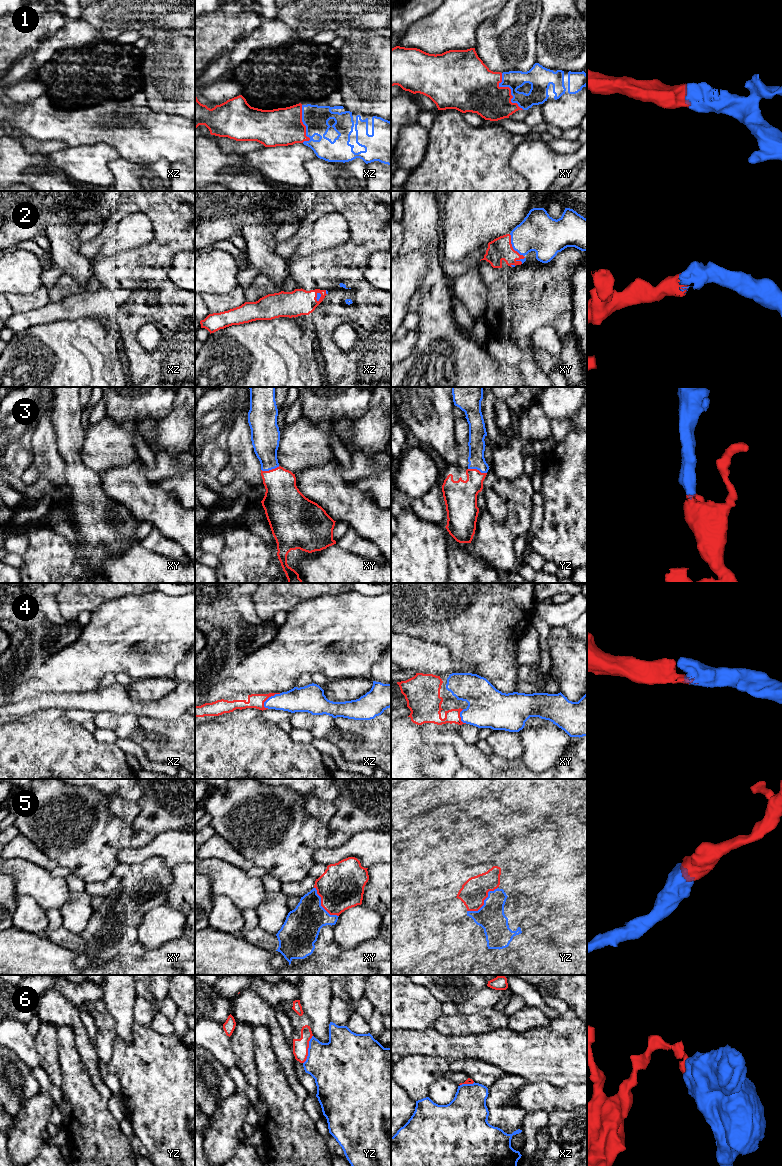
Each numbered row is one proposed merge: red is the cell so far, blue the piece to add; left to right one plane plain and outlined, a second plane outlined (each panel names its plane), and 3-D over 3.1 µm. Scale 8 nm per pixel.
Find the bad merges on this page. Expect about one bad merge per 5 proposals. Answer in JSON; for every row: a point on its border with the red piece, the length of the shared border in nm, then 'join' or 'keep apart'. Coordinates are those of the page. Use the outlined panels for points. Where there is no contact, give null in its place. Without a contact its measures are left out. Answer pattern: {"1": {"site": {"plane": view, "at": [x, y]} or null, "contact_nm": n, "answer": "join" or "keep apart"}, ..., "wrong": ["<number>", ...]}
{"1": {"site": {"plane": "xy", "at": [510, 90]}, "contact_nm": 340, "answer": "join"}, "2": {"site": {"plane": "xy", "at": [514, 250]}, "contact_nm": 260, "answer": "join"}, "3": {"site": {"plane": "yz", "at": [476, 469]}, "contact_nm": 160, "answer": "join"}, "4": {"site": {"plane": "xz", "at": [270, 696]}, "contact_nm": 180, "answer": "join"}, "5": {"site": {"plane": "yz", "at": [483, 902]}, "contact_nm": 320, "answer": "join"}, "6": {"site": {"plane": "yz", "at": [307, 1049]}, "contact_nm": 240, "answer": "keep apart"}, "wrong": ["6"]}

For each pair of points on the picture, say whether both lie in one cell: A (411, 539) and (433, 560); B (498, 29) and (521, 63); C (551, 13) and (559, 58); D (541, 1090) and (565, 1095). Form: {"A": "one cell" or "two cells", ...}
{"A": "one cell", "B": "one cell", "C": "one cell", "D": "one cell"}

